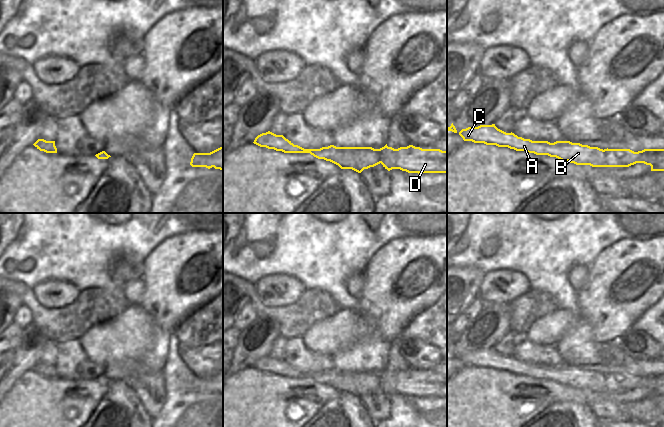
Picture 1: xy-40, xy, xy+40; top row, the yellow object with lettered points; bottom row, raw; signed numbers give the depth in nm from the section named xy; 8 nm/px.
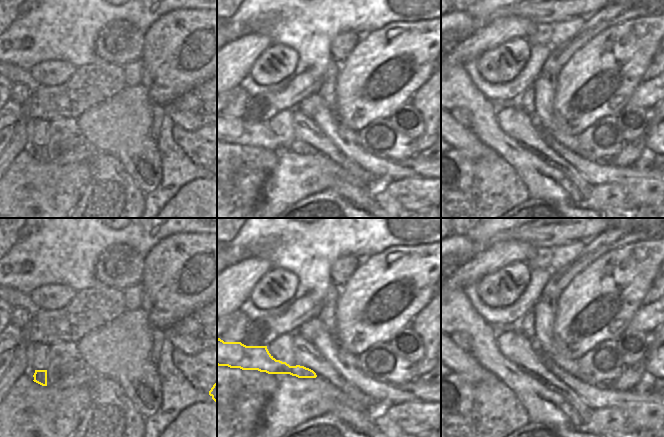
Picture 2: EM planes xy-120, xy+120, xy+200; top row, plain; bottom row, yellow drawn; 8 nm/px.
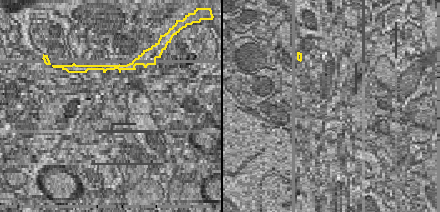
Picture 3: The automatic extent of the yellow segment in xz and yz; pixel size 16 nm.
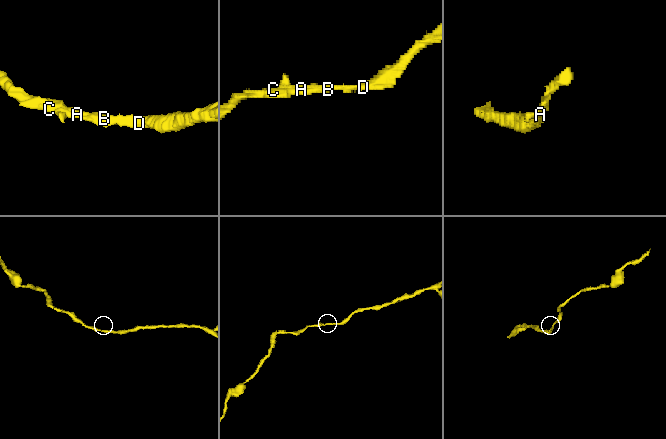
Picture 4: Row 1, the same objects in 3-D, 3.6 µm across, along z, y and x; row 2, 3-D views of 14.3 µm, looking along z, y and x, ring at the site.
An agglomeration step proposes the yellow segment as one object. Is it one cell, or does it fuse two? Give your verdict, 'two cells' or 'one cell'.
one cell

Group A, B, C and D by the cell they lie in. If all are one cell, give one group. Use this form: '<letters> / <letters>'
A B C D

